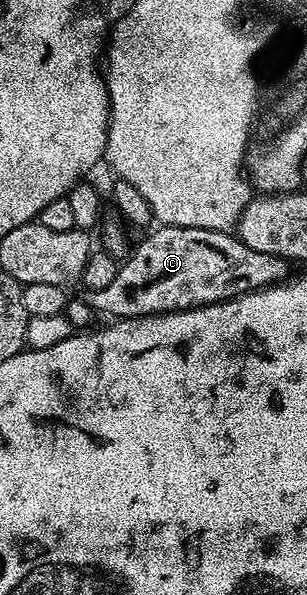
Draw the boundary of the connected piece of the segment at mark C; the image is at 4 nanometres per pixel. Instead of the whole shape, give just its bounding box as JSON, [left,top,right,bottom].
[83,225,291,320]

